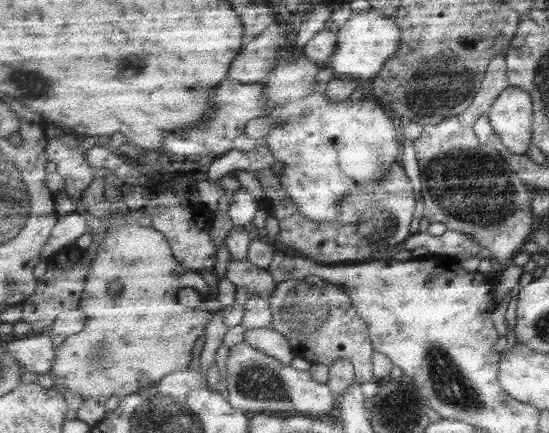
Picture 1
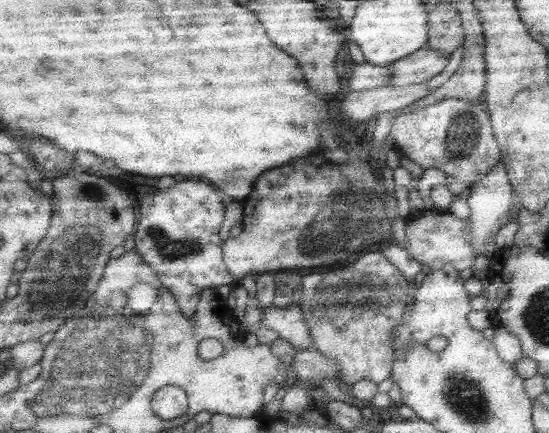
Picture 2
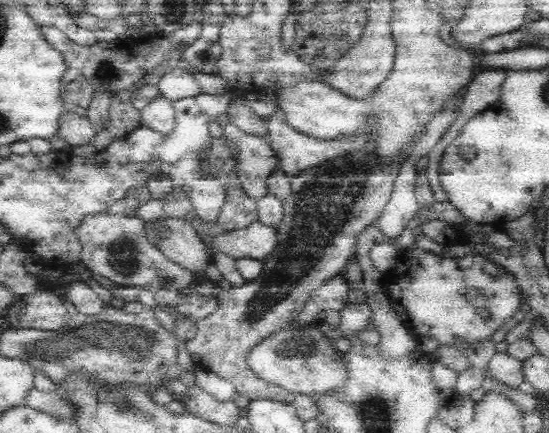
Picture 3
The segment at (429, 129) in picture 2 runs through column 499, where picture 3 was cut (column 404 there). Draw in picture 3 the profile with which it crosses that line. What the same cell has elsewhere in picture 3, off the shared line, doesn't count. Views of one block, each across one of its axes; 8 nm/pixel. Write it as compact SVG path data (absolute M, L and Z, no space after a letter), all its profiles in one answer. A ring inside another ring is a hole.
M418 137L413 141L413 144L403 153L403 156L400 157L398 162L394 162L390 167L386 169L378 169L375 164L375 157L372 150L369 150L367 146L362 151L354 152L348 154L346 157L336 158L336 160L332 160L332 162L326 162L326 164L321 164L321 166L316 166L316 168L308 170L307 172L301 173L296 177L293 177L292 182L292 191L290 196L284 200L284 220L278 224L276 227L276 231L278 231L278 245L268 258L264 260L264 268L262 269L262 274L257 276L254 280L246 281L246 284L243 284L239 287L233 287L229 291L226 290L218 290L216 293L217 303L215 309L207 314L204 318L197 320L195 322L197 331L194 335L194 338L191 338L189 341L185 342L185 349L190 354L190 358L192 362L194 362L194 366L196 368L202 368L208 372L212 372L212 374L217 374L220 378L224 378L228 382L231 382L234 387L236 387L236 394L246 397L250 401L256 400L274 400L278 402L283 402L286 404L292 404L295 399L295 394L281 387L272 385L270 383L264 382L252 369L250 369L250 365L248 365L248 354L252 352L252 348L256 348L260 342L264 342L268 336L272 336L272 334L276 334L276 332L280 332L280 330L289 329L293 325L297 325L298 314L308 306L308 300L310 300L310 296L312 296L312 292L314 290L318 290L318 288L322 288L324 284L326 284L329 279L333 276L336 276L338 273L344 272L345 266L347 262L350 262L354 259L357 248L357 239L358 235L368 226L371 222L377 221L378 217L382 214L386 203L389 201L391 197L391 191L394 186L394 180L397 180L397 175L399 173L400 167L402 166L402 162L408 157L410 154L410 150L412 150L412 146L414 146L414 142L418 142Z

